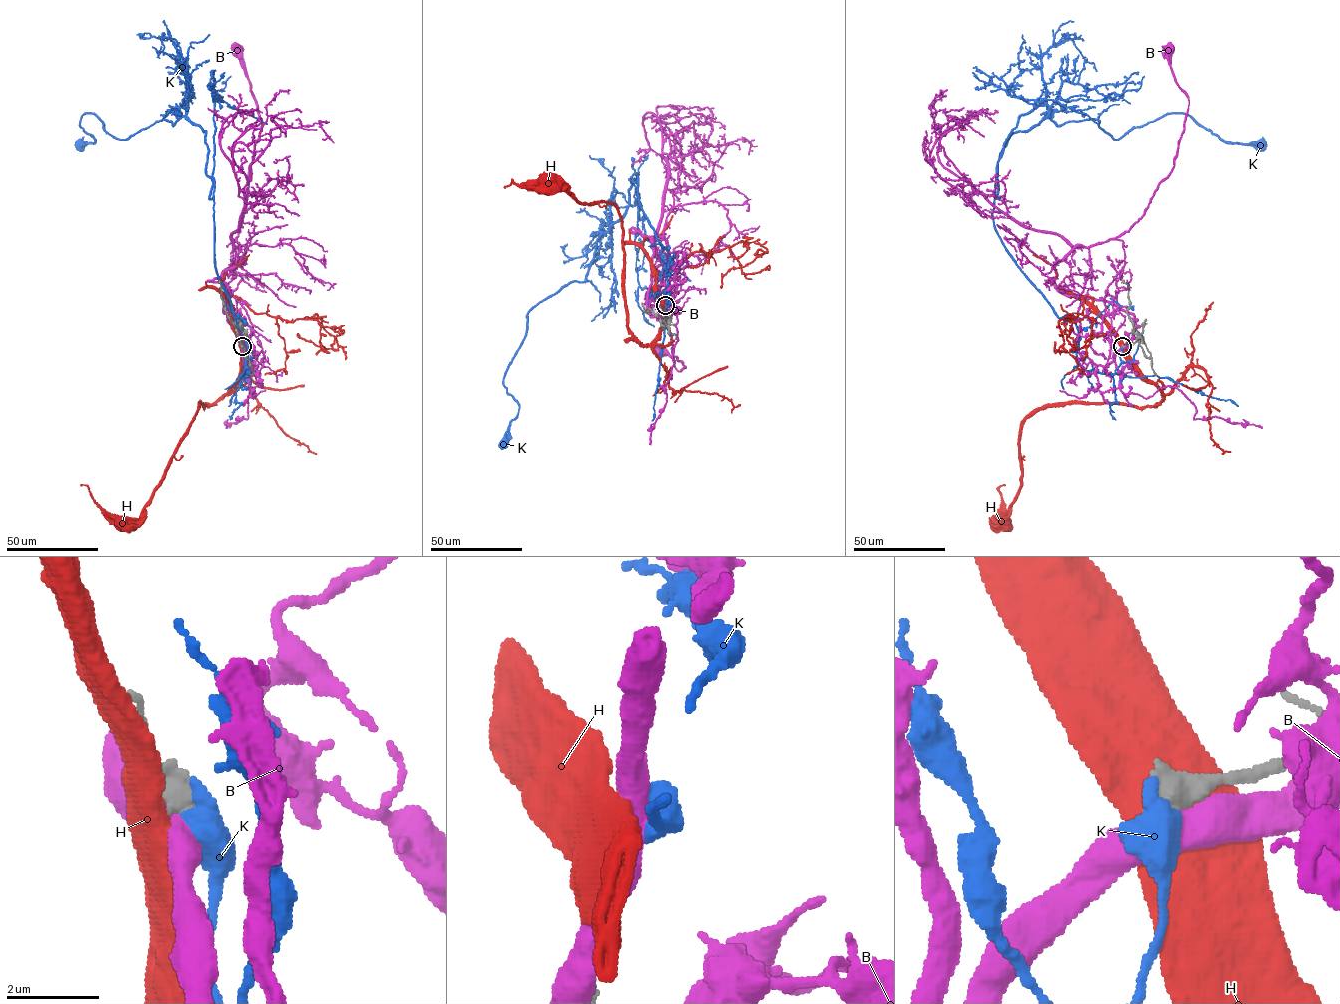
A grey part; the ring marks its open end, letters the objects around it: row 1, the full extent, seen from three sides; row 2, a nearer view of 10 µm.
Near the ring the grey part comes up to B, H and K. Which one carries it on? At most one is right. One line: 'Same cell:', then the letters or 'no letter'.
Same cell: no letter

